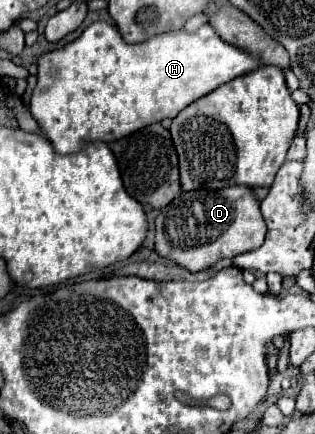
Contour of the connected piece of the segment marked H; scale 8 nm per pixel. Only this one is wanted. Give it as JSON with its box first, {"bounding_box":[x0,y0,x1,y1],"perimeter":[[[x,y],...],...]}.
{"bounding_box":[31,20,261,154],"perimeter":[[[97,20],[87,26],[77,40],[37,58],[37,86],[31,96],[31,114],[53,144],[55,152],[73,154],[91,140],[115,142],[117,138],[129,136],[153,122],[175,118],[191,102],[259,66],[261,62],[257,58],[253,60],[247,52],[221,40],[211,26],[203,26],[195,34],[185,30],[167,32],[139,44],[127,44],[113,24]]]}

